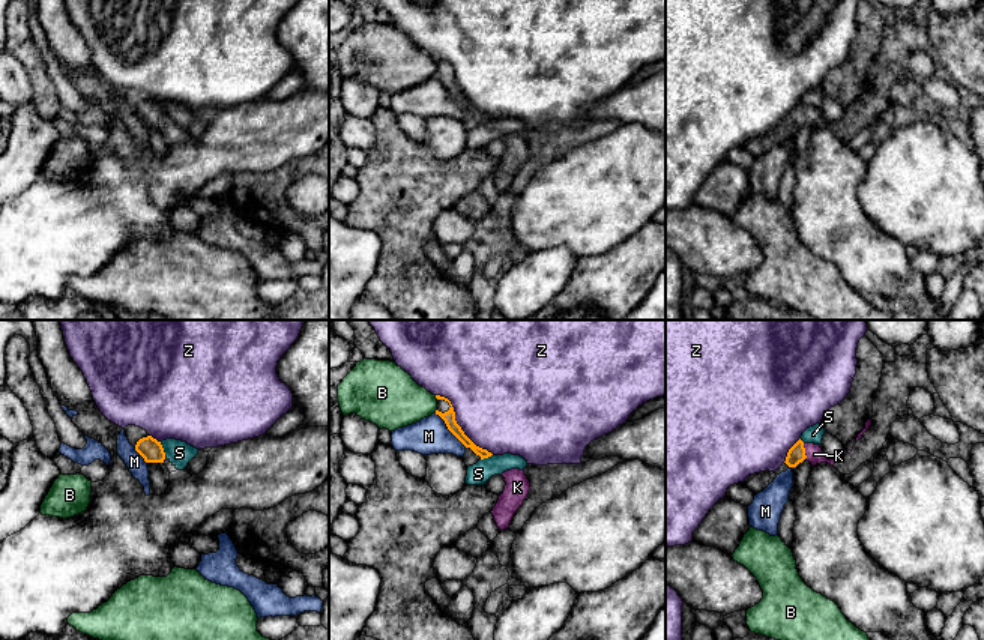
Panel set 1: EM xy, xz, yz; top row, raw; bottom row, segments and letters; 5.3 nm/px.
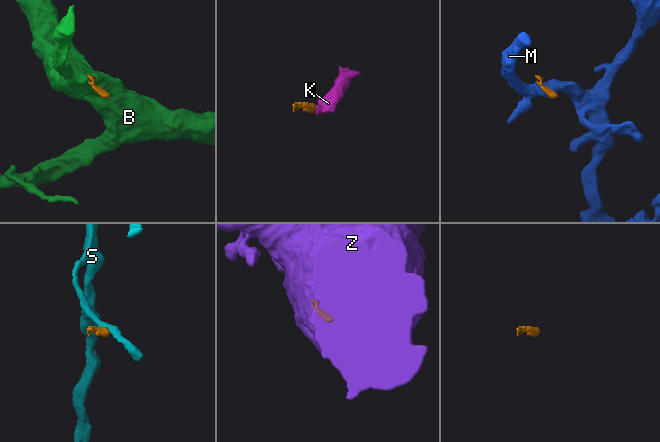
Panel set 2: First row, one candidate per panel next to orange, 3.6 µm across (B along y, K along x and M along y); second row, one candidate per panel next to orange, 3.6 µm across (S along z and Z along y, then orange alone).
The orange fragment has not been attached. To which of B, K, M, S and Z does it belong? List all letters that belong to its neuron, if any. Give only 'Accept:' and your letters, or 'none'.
Accept: K

